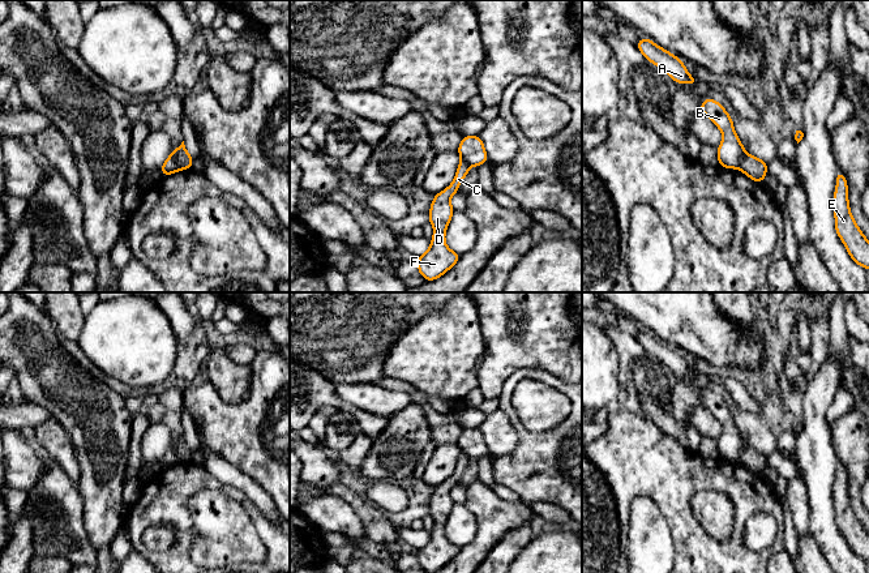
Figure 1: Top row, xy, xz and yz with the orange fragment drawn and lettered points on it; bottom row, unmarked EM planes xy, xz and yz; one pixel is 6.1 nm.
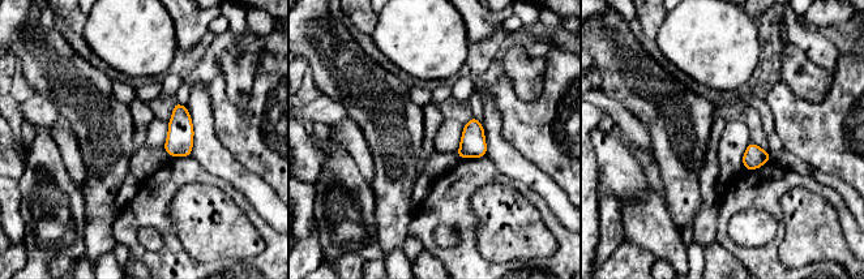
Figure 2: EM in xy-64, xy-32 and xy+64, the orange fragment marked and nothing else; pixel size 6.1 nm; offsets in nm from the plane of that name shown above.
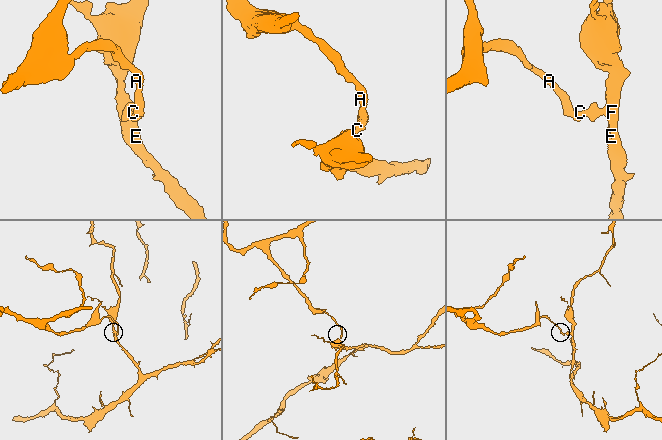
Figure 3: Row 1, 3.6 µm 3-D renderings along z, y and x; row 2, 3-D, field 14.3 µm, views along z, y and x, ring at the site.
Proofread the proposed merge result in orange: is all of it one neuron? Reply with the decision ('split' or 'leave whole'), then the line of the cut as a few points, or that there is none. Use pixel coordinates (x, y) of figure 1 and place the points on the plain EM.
split; cut yz (747, 447), (739, 461)

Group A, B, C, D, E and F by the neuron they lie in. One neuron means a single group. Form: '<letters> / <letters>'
A B / C D E F

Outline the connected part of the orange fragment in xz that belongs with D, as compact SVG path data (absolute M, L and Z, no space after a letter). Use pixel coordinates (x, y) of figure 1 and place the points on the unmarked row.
M461 453L453 475L433 489L429 501L429 516L434 521L433 530L429 542L418 550L418 564L425 573L440 570L461 551L461 547L448 540L445 535L445 523L455 504L450 497L450 491L458 484L462 472L468 466L468 462L470 457Z

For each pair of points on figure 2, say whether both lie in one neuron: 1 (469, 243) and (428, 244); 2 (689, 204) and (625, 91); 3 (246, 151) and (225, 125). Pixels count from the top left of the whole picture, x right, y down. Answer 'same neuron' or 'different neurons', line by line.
1: same neuron
2: same neuron
3: same neuron

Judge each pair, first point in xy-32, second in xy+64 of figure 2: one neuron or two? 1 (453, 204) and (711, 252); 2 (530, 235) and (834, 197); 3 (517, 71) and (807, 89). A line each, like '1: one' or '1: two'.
1: two
2: two
3: one

